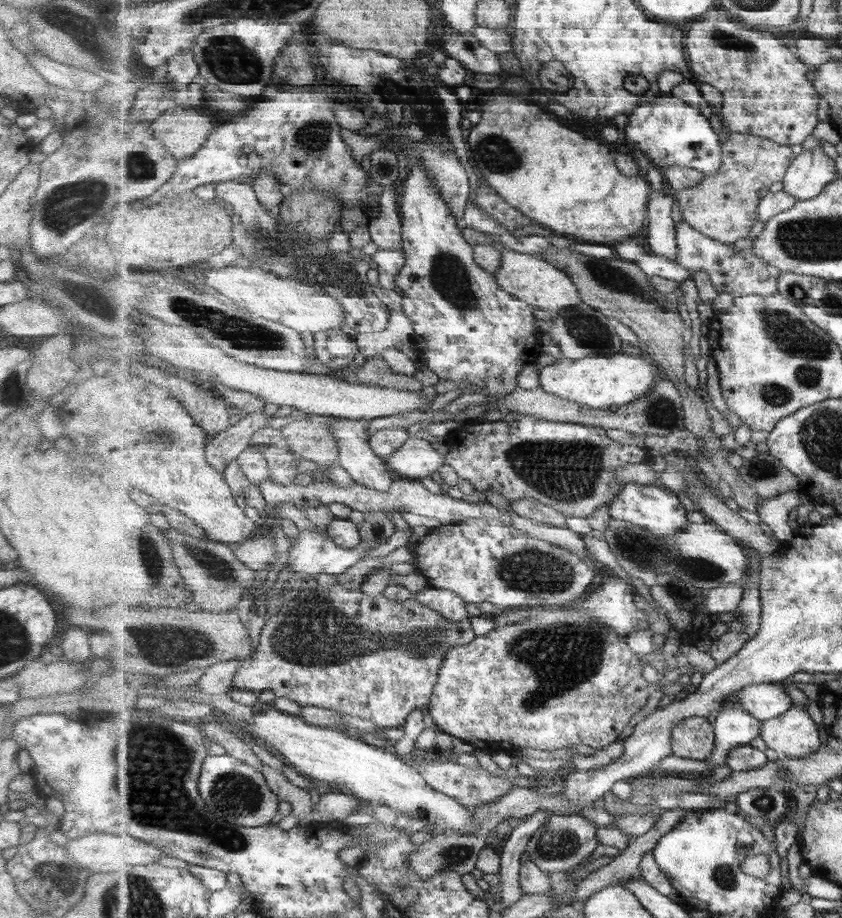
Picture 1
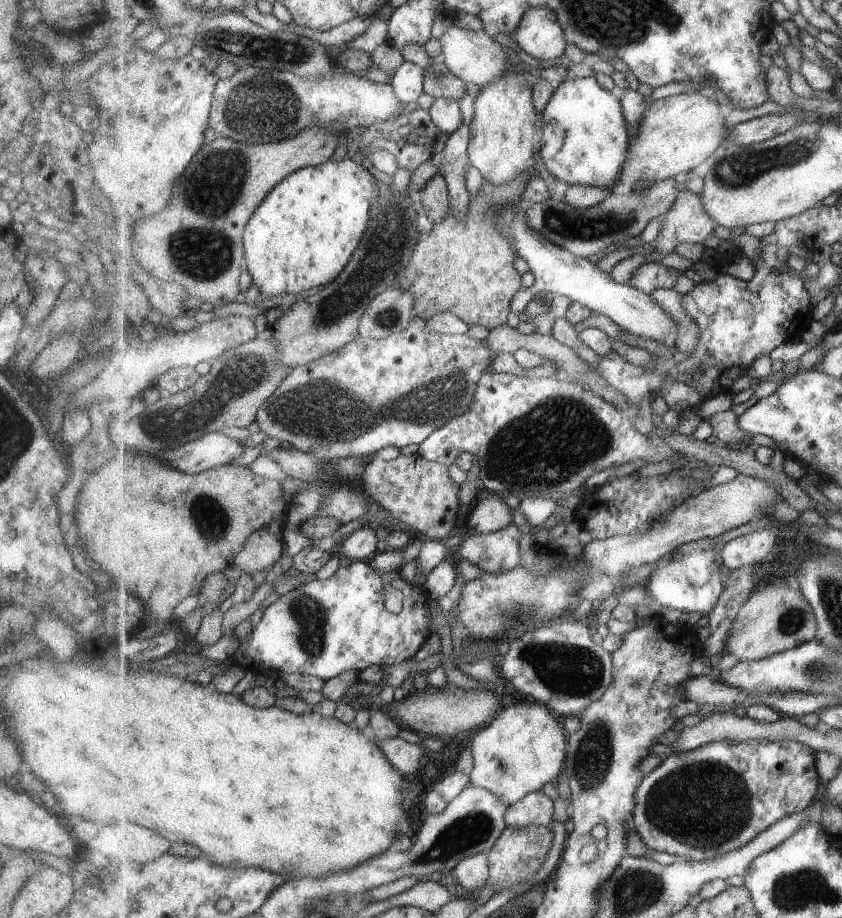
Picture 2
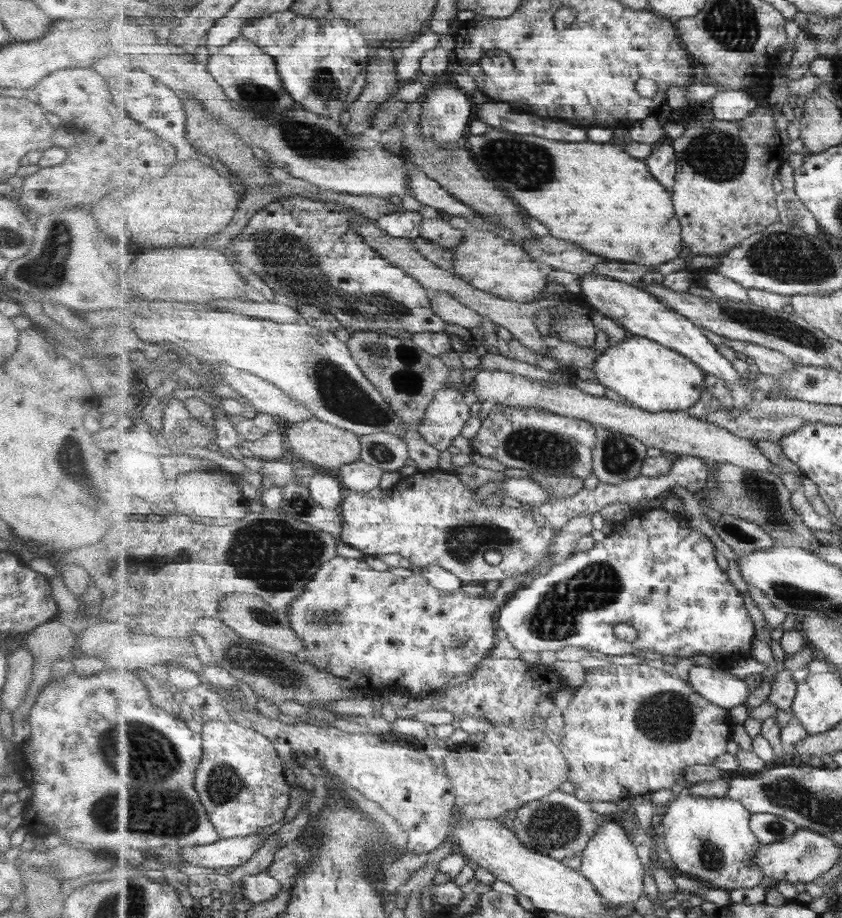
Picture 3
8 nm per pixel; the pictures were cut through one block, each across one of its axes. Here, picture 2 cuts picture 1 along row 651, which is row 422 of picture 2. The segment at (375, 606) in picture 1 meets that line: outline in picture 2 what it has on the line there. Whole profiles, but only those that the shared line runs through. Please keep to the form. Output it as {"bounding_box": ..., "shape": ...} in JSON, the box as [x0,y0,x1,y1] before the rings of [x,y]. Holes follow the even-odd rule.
{"bounding_box":[256,317,495,462],"shape":[[[417,317],[415,322],[411,322],[411,326],[407,326],[407,330],[397,332],[389,338],[373,340],[365,338],[360,334],[359,338],[355,338],[345,348],[337,349],[333,354],[328,354],[323,358],[309,362],[309,364],[303,367],[293,369],[292,373],[283,380],[279,390],[259,410],[256,422],[260,430],[267,434],[268,437],[277,438],[280,442],[287,442],[293,448],[311,454],[311,456],[317,456],[317,458],[327,462],[335,460],[335,458],[349,458],[349,456],[374,457],[378,450],[387,446],[396,446],[400,449],[409,446],[409,444],[420,445],[422,442],[425,442],[431,434],[445,426],[447,422],[451,422],[453,418],[457,418],[457,416],[467,412],[467,408],[473,402],[479,379],[490,369],[491,362],[493,362],[495,357],[491,347],[487,346],[484,340],[475,340],[475,338],[467,336],[467,333],[462,335],[436,334],[435,332],[429,332],[425,326],[427,324],[425,324],[424,320]]]}

